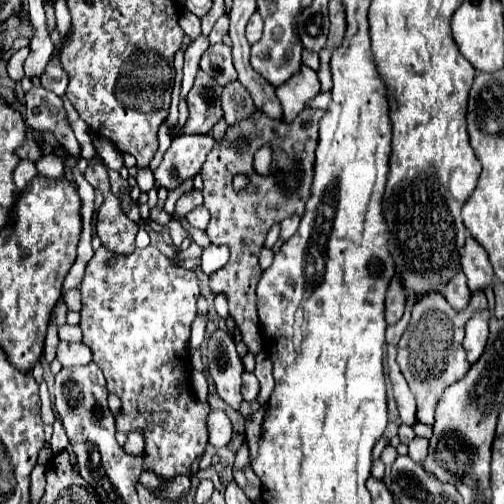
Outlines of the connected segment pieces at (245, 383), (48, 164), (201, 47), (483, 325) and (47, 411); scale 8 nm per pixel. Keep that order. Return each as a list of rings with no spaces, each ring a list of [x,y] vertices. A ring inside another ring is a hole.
[[[244,371],[244,373],[242,373],[242,393],[244,393],[244,401],[248,401],[248,403],[256,401],[258,389],[260,389],[260,387],[258,387],[256,375],[250,373],[250,371]]]
[[[50,153],[50,155],[44,155],[40,159],[34,161],[36,169],[40,175],[46,175],[46,177],[64,177],[64,169],[62,169],[62,161]]]
[[[200,35],[198,39],[194,39],[188,49],[184,51],[184,79],[182,79],[182,95],[186,97],[188,91],[192,89],[192,81],[196,77],[196,71],[200,69],[198,67],[198,61],[202,57],[202,53],[208,49],[208,37],[206,35]]]
[[[478,311],[474,313],[468,323],[466,323],[466,337],[464,337],[464,349],[468,355],[470,363],[476,363],[478,357],[482,355],[486,341],[488,341],[488,321],[490,321],[490,311]]]
[[[45,381],[39,385],[39,396],[41,400],[40,416],[45,425],[53,425],[55,421],[55,413],[52,409],[52,403],[48,387]]]

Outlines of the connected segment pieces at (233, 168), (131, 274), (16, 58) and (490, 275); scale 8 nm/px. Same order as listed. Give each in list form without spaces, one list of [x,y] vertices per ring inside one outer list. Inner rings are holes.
[[[306,107],[292,123],[284,123],[270,119],[264,113],[256,113],[256,117],[252,117],[250,121],[240,121],[240,125],[232,125],[232,129],[228,129],[224,135],[224,141],[220,145],[214,145],[200,169],[200,177],[204,181],[204,207],[210,211],[210,225],[206,233],[212,245],[230,247],[230,261],[226,267],[210,275],[210,289],[216,295],[228,295],[230,315],[234,317],[242,341],[252,355],[258,355],[262,351],[256,315],[256,285],[262,275],[262,269],[258,265],[258,253],[266,241],[270,227],[276,221],[282,221],[292,213],[304,215],[304,207],[312,187],[312,165],[318,141],[318,123],[322,115],[324,111],[314,111]],[[298,141],[304,143],[302,153],[294,149]],[[264,143],[272,145],[272,169],[268,177],[258,175],[252,167],[254,153]],[[238,173],[250,177],[250,185],[244,191],[234,191],[232,187],[232,177]]]
[[[102,245],[86,265],[80,291],[82,341],[92,349],[94,363],[104,371],[108,391],[122,399],[122,409],[116,415],[116,431],[124,435],[138,431],[144,437],[144,471],[152,471],[162,479],[172,479],[176,475],[190,477],[192,461],[204,453],[208,445],[206,417],[210,413],[210,405],[200,401],[190,385],[192,365],[188,339],[190,325],[196,317],[196,299],[200,295],[196,273],[176,265],[152,245],[146,249],[136,249],[130,255],[114,255]]]
[[[26,49],[26,51],[16,51],[16,53],[12,55],[12,59],[8,61],[8,75],[10,75],[12,81],[20,81],[20,79],[24,77],[22,65],[24,65],[24,59],[26,59],[26,57],[28,57],[28,49]]]
[[[472,237],[466,239],[460,263],[462,263],[464,275],[468,277],[470,291],[484,289],[494,281],[494,271],[488,261],[488,255],[486,255],[484,247],[478,241],[474,241]]]

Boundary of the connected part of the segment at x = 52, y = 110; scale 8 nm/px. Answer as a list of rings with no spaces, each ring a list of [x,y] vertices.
[[[32,87],[24,99],[26,125],[38,133],[50,131],[72,157],[80,157],[80,143],[76,141],[72,127],[66,123],[62,99],[44,87]]]

